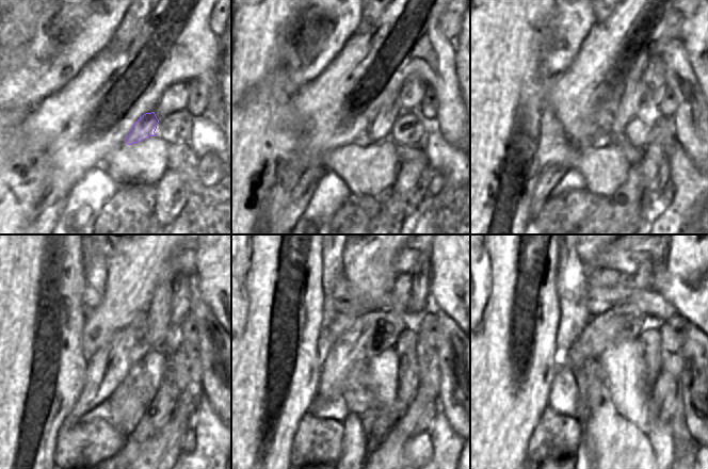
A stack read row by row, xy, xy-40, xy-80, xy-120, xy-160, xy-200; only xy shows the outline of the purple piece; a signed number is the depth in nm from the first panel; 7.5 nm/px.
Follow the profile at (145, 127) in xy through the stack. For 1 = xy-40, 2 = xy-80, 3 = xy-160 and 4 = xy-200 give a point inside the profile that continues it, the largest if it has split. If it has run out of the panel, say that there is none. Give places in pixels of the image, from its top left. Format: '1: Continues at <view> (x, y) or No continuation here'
1: Continues at xy-40 (381, 128)
2: Continues at xy-80 (631, 103)
3: Continues at xy-160 (399, 301)
4: Continues at xy-200 (643, 276)

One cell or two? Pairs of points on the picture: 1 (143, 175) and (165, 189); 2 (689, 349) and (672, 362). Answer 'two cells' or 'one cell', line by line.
1: two cells
2: two cells

